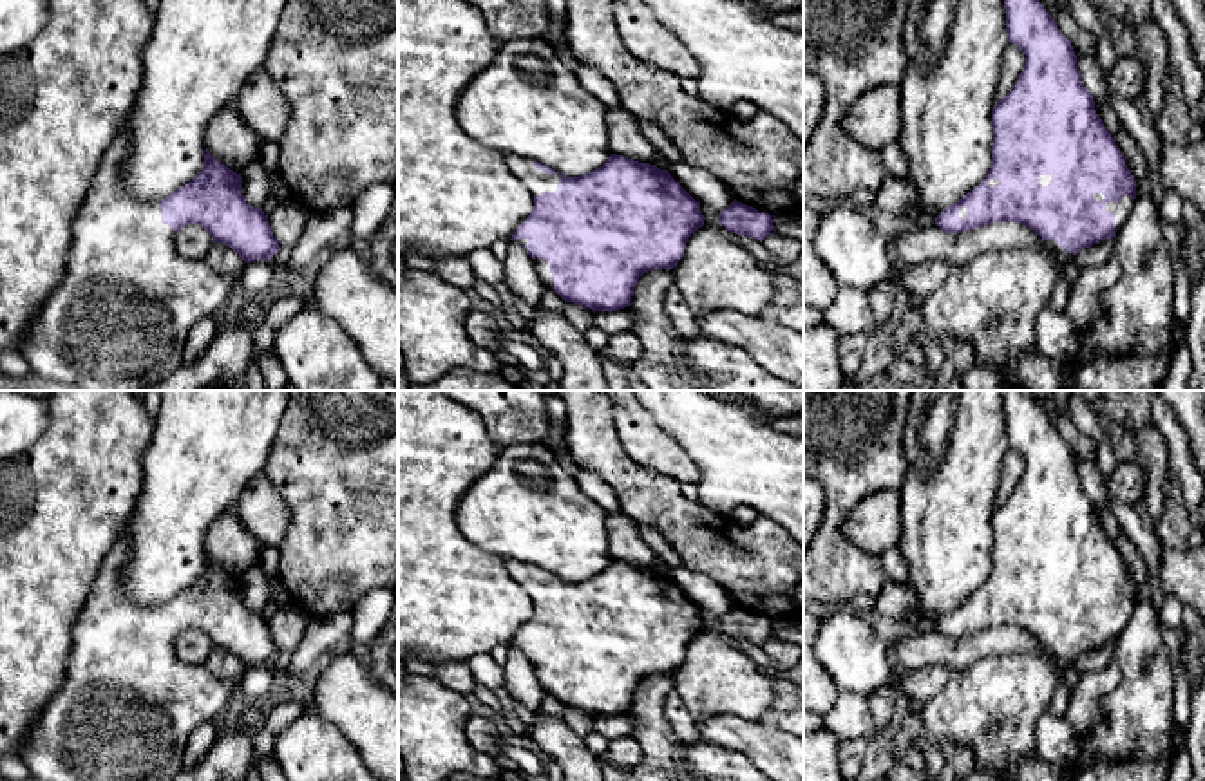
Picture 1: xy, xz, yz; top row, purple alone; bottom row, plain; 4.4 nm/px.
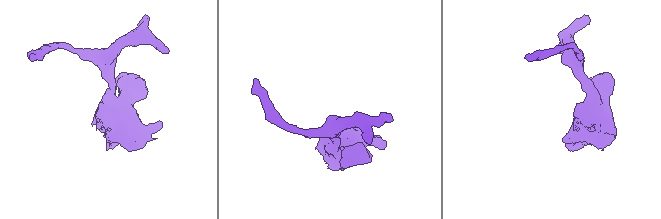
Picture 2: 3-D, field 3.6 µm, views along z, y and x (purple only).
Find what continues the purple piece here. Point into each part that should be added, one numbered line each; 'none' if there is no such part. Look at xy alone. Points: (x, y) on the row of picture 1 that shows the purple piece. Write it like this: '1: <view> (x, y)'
1: xy (118, 320)

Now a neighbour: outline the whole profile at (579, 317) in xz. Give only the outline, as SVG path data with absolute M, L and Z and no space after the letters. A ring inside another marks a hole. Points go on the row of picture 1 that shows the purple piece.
M574 302L565 304L563 316L581 333L595 324L593 311Z

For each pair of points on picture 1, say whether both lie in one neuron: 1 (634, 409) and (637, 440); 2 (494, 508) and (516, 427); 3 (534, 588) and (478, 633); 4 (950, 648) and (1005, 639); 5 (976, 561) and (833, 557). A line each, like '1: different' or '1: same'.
1: same
2: different
3: different
4: same
5: different

